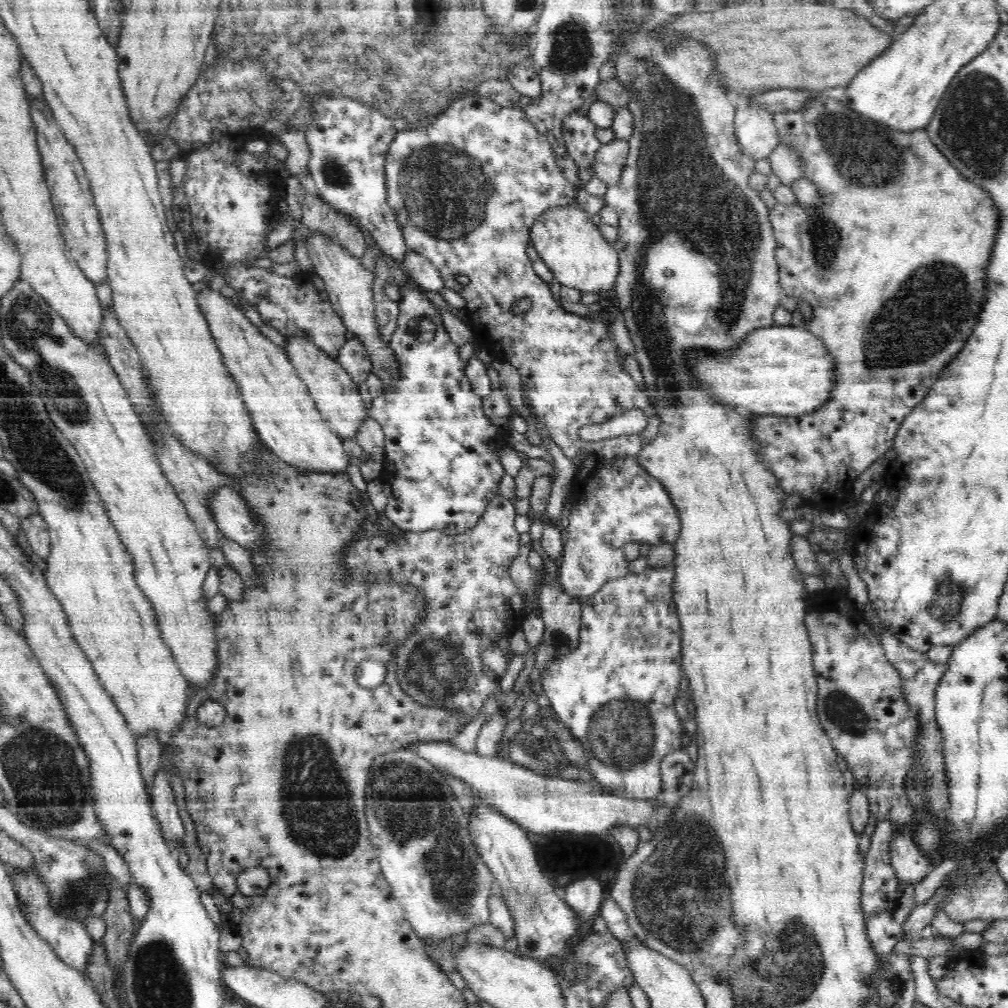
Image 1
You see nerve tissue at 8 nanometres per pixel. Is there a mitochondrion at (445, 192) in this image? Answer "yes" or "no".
yes

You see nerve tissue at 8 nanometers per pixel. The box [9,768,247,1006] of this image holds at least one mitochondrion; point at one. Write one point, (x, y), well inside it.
(78, 899)

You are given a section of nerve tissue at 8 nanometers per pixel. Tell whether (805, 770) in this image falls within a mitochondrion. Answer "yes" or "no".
no

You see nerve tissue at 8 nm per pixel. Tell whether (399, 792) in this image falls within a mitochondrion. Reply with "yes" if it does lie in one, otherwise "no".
yes

